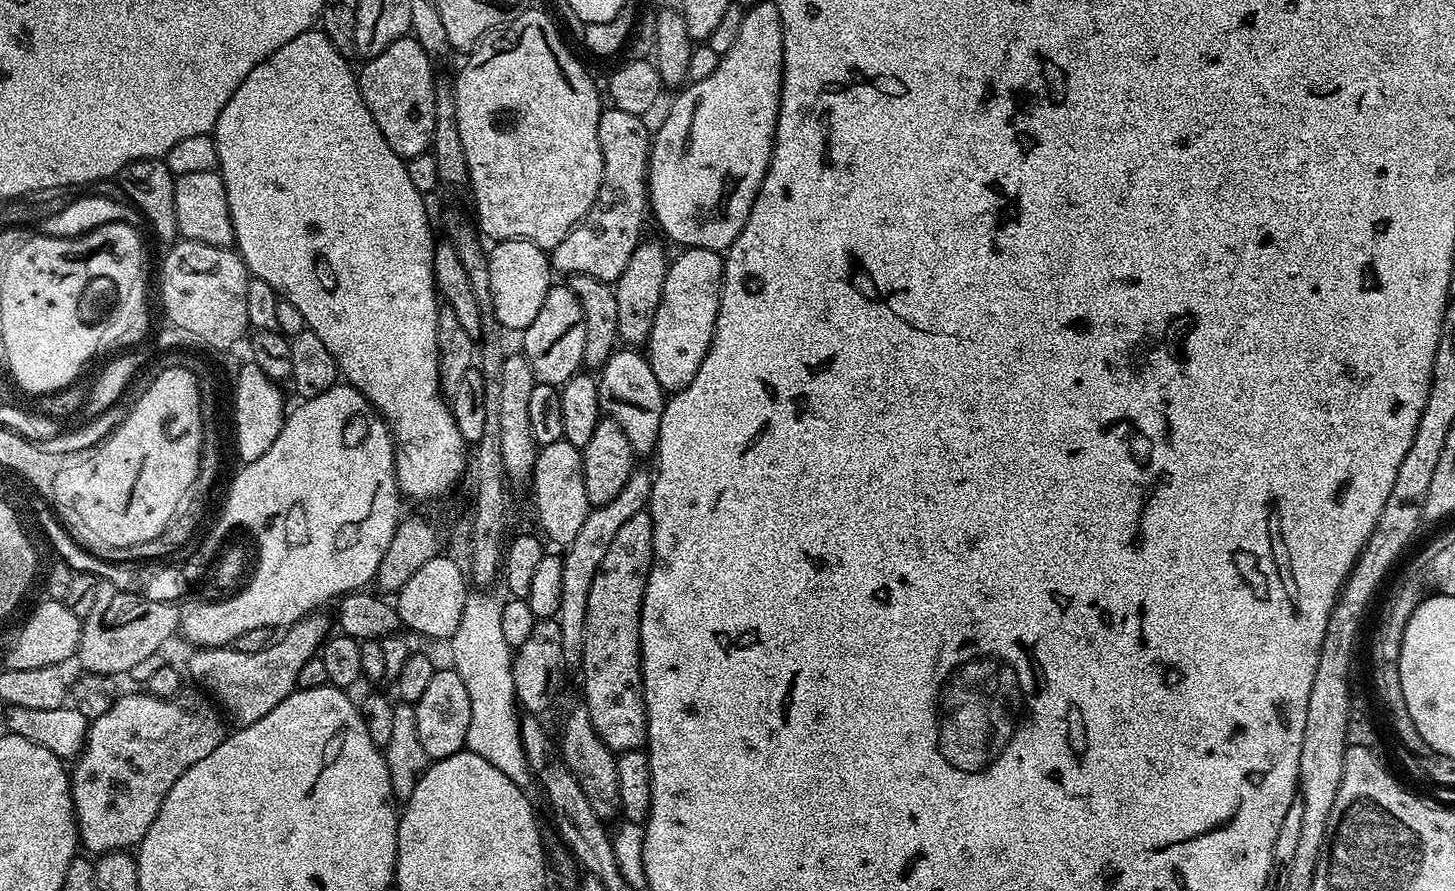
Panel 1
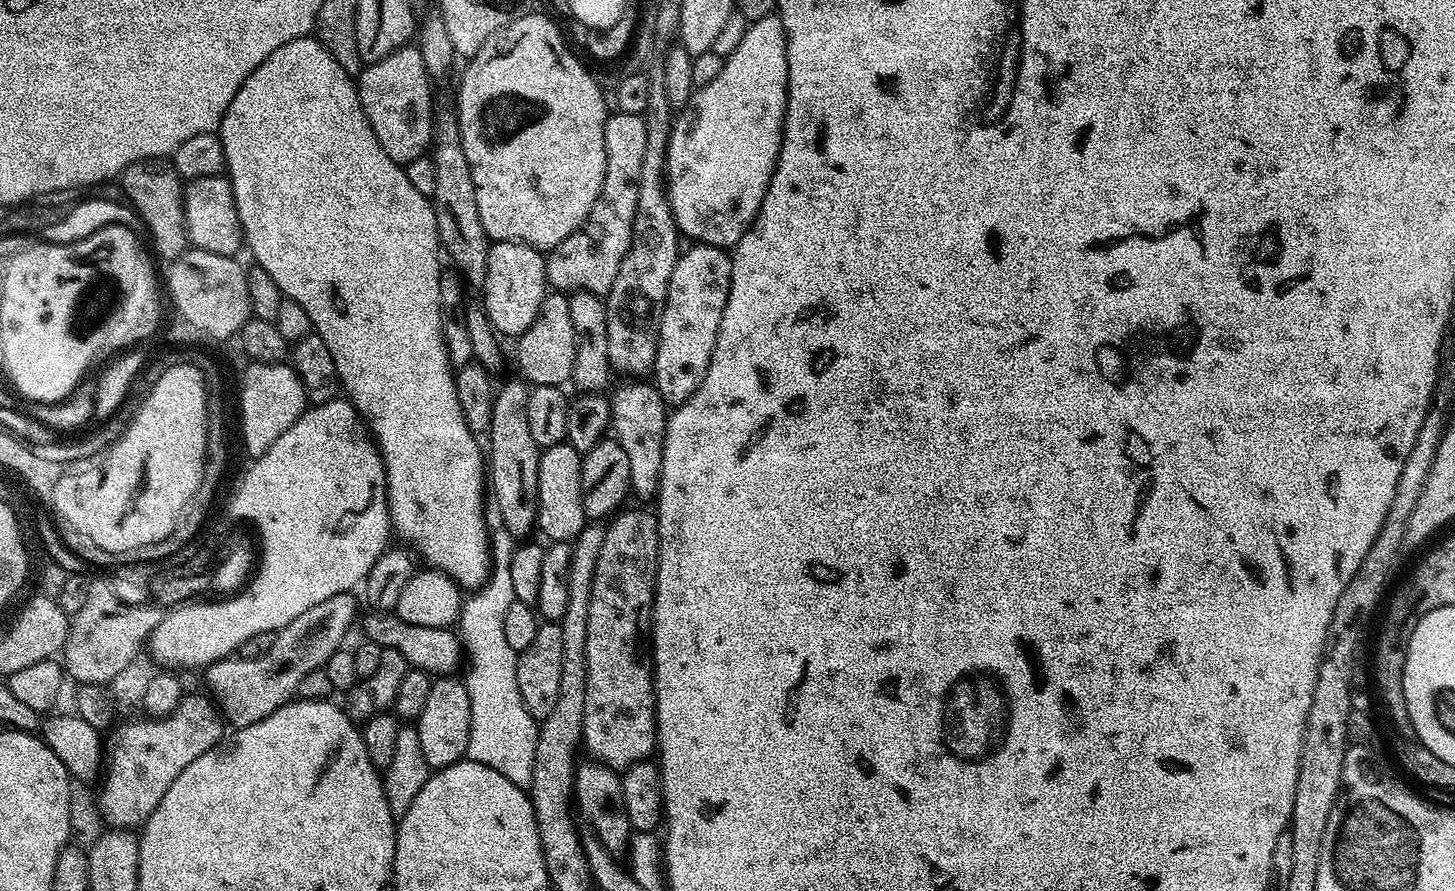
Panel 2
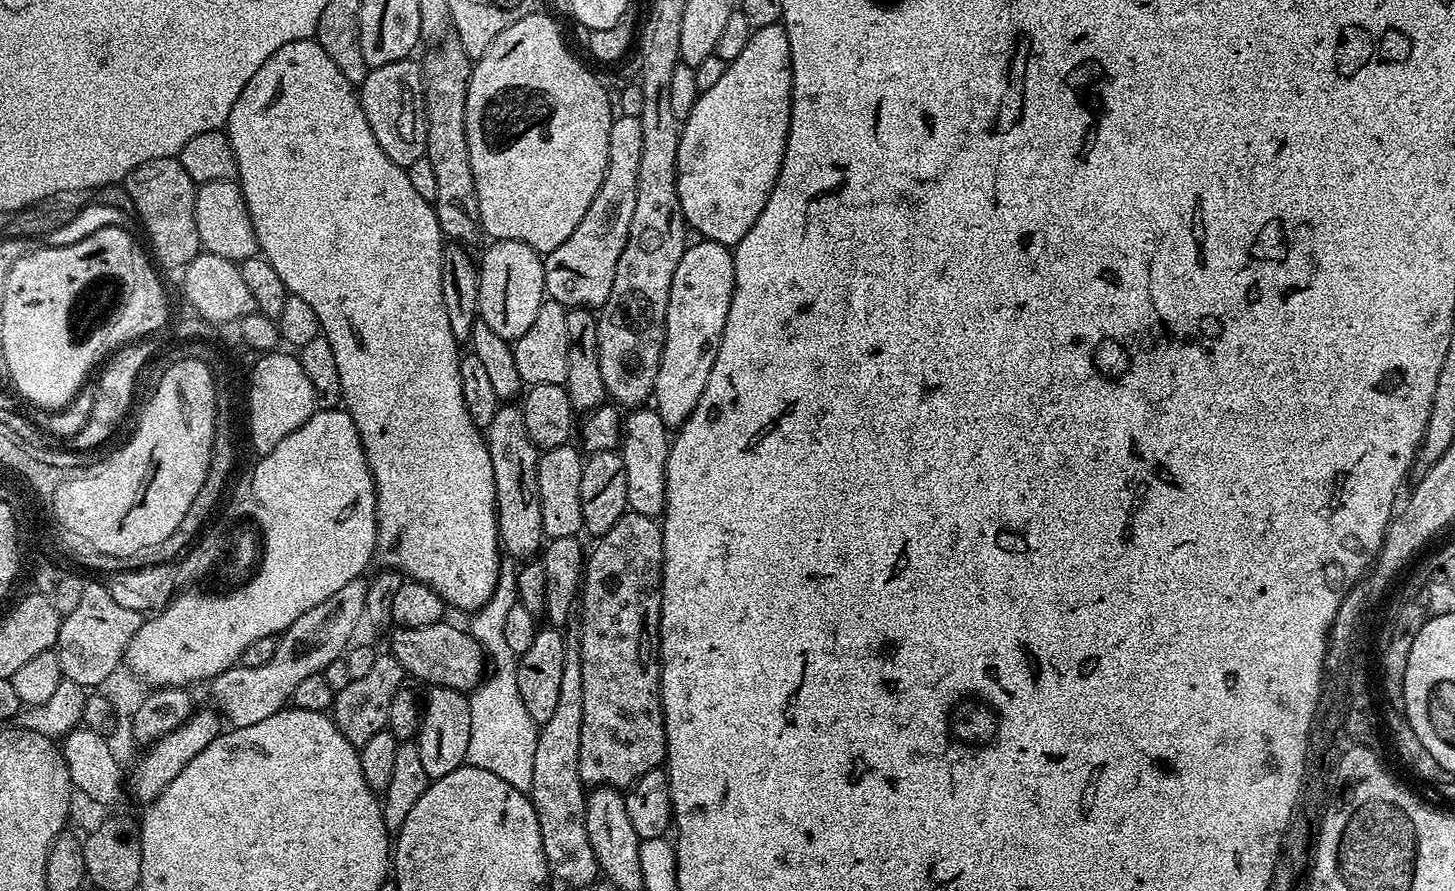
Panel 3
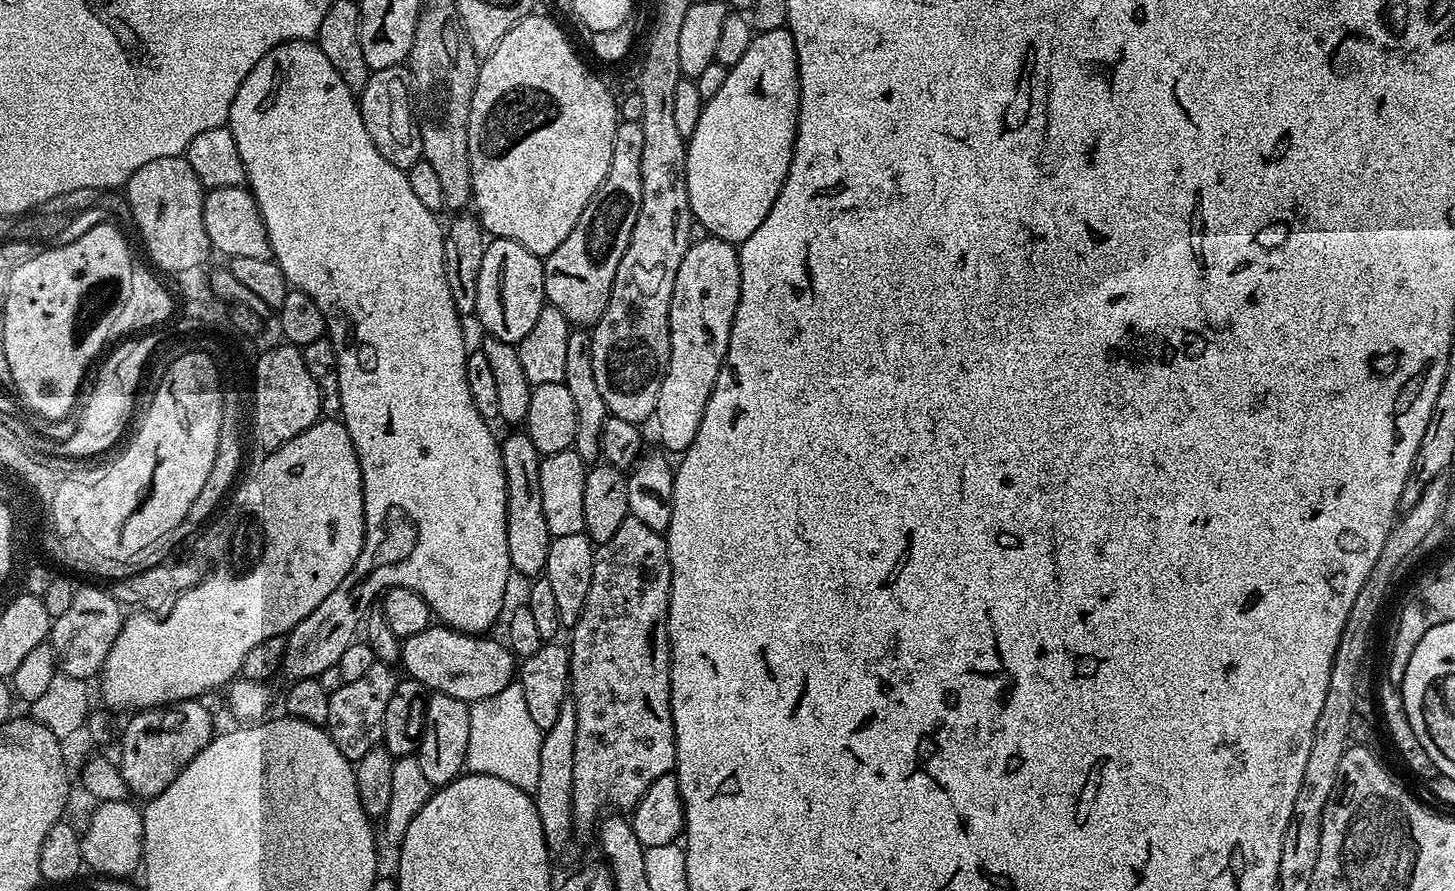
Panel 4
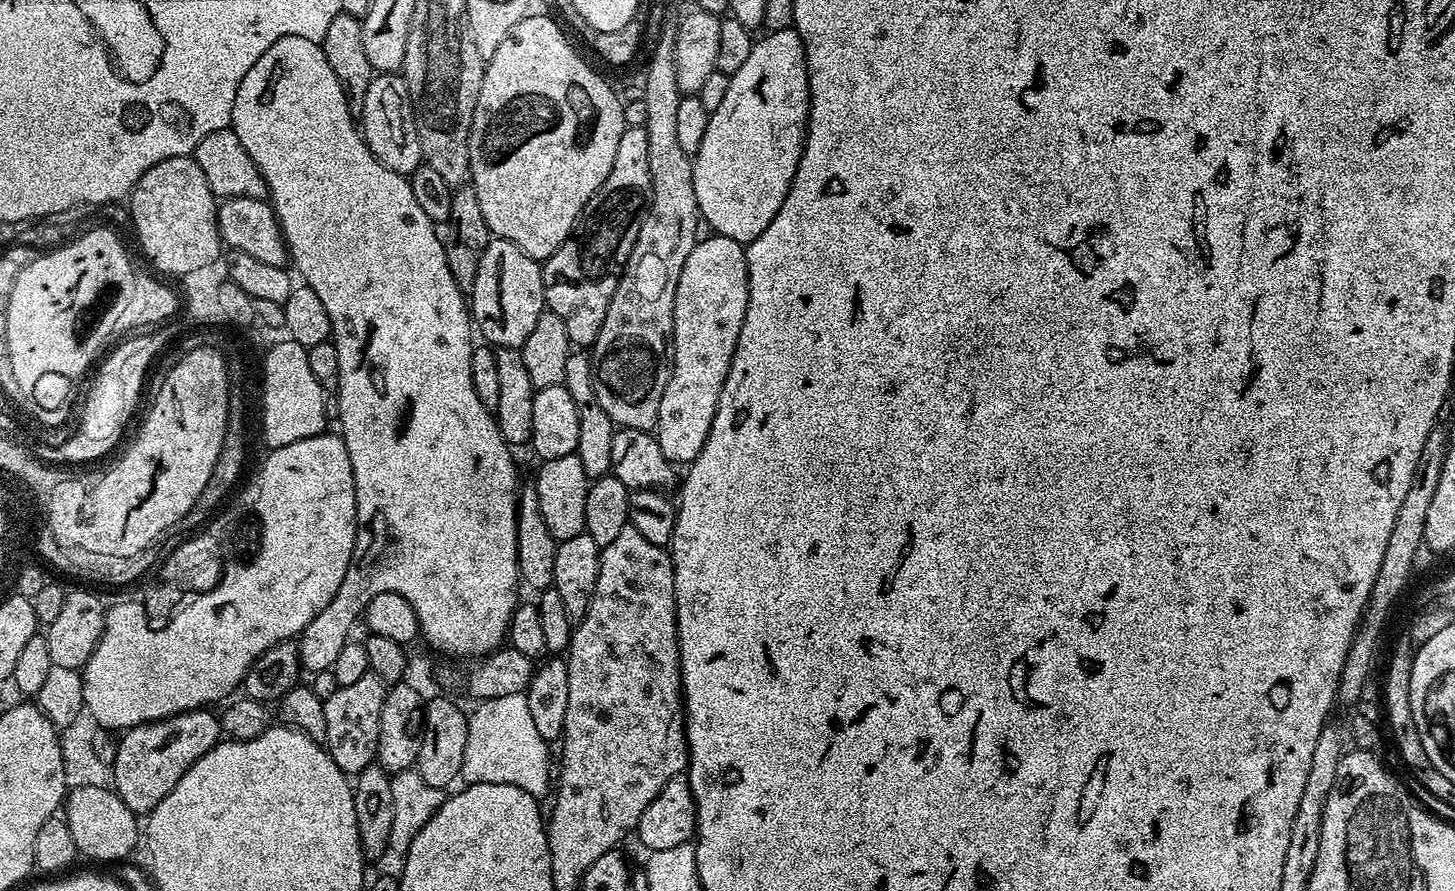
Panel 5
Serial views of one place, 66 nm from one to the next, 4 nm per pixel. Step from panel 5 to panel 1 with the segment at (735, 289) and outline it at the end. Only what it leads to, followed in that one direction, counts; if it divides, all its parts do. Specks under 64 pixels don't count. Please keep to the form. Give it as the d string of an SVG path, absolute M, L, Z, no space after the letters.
M684 248L681 253L668 265L658 310L654 314L654 326L646 345L654 378L658 378L660 387L668 394L681 392L694 382L694 374L698 374L698 366L702 366L714 338L720 287L724 284L724 256L721 253L705 248Z

